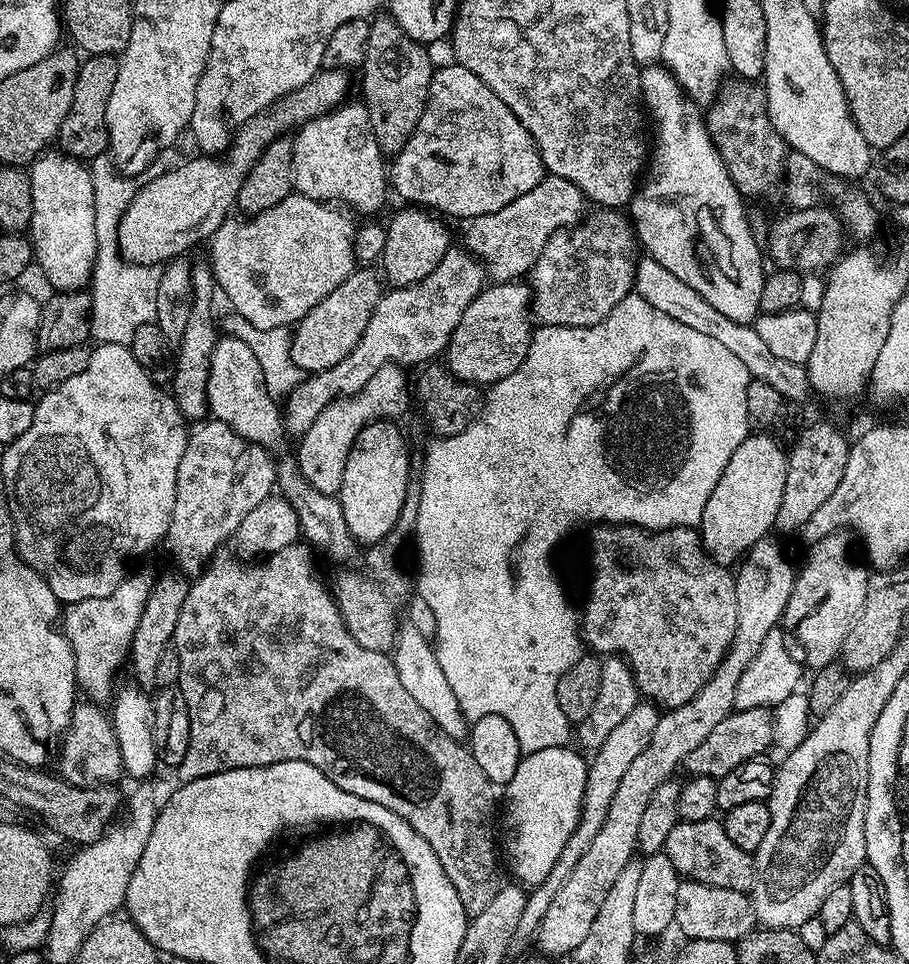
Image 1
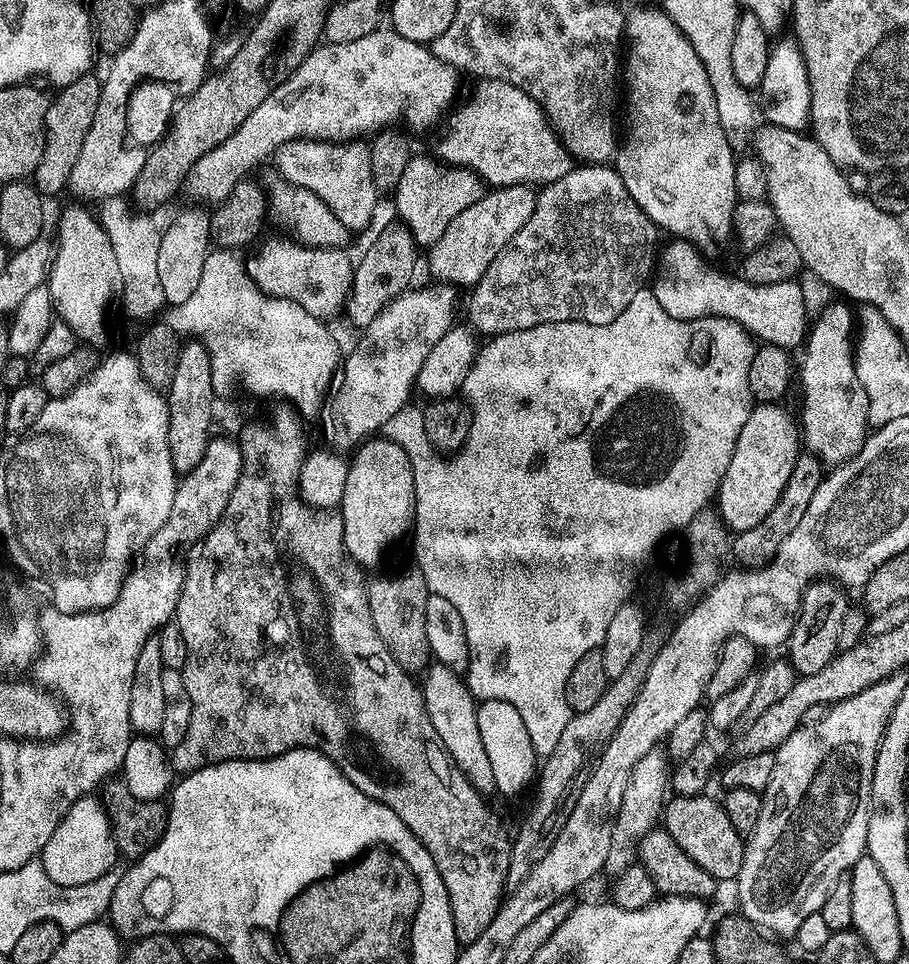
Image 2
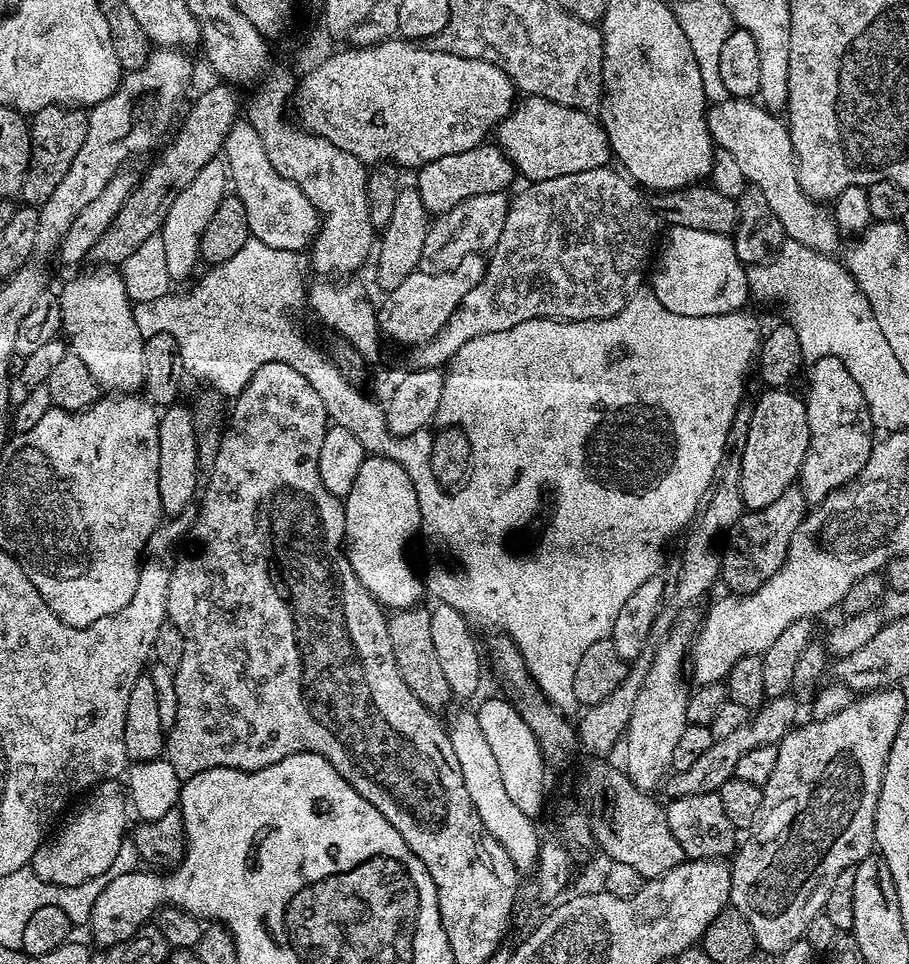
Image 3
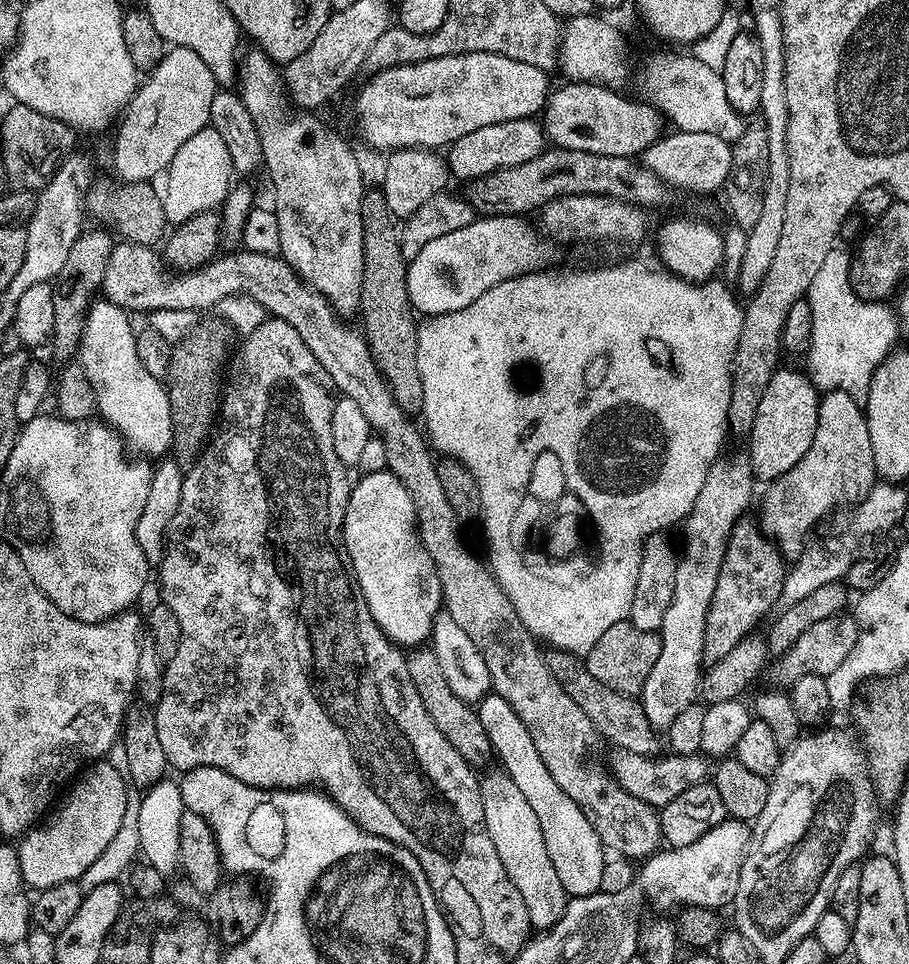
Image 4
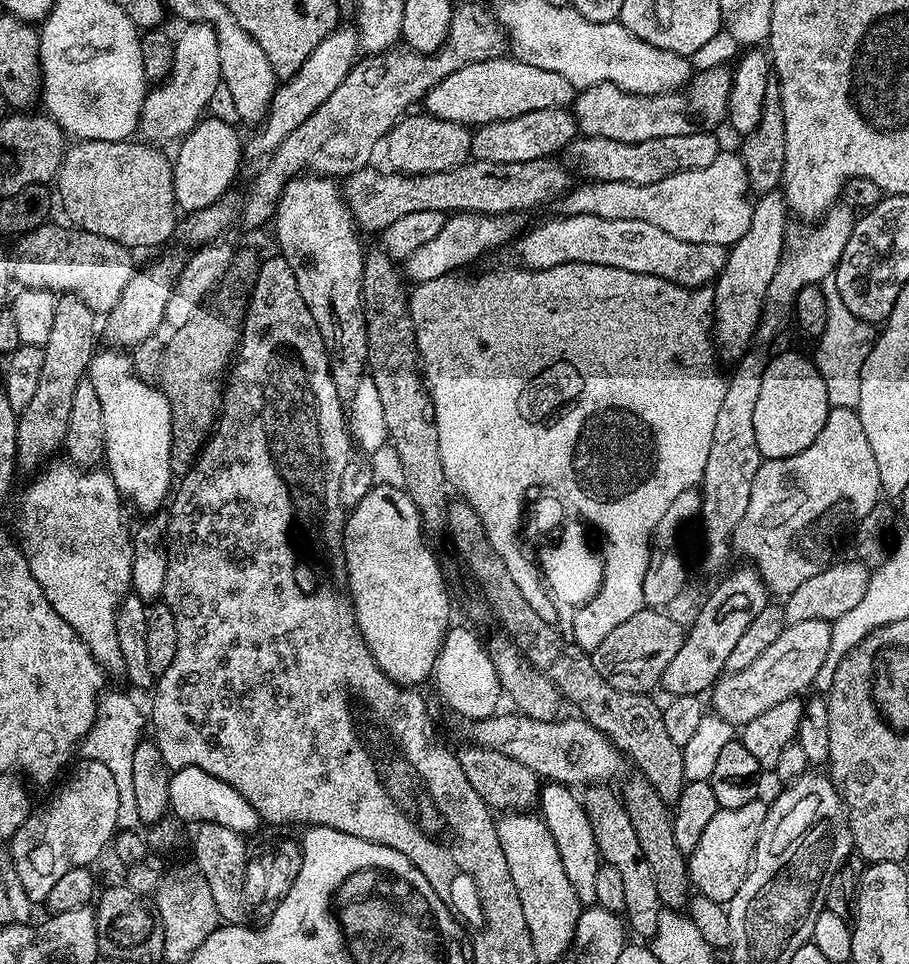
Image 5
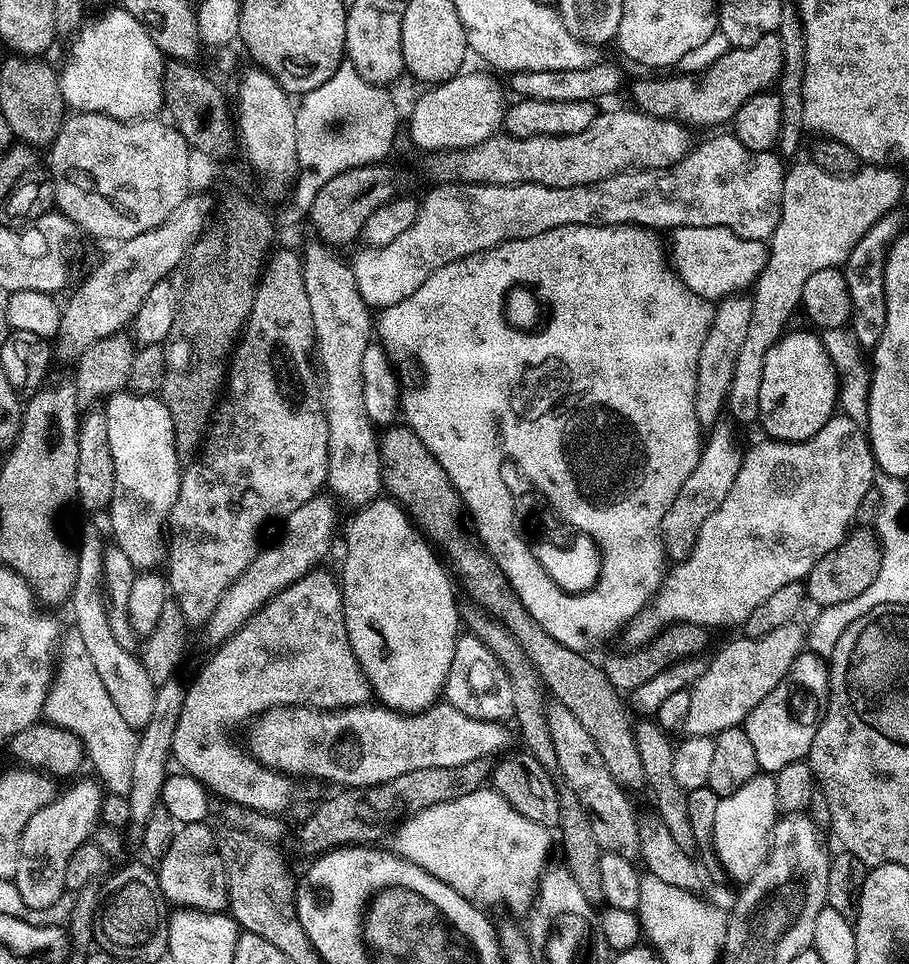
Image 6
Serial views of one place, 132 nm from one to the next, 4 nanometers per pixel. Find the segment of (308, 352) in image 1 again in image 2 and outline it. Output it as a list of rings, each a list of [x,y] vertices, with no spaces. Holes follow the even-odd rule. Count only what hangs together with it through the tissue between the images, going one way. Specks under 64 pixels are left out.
[[[395,227],[386,229],[369,246],[368,253],[361,260],[355,261],[352,270],[352,286],[348,289],[346,313],[348,312],[348,320],[356,330],[368,328],[370,322],[374,322],[378,314],[382,314],[384,307],[411,285],[408,283],[416,272],[417,245],[413,243],[412,236],[406,228]]]

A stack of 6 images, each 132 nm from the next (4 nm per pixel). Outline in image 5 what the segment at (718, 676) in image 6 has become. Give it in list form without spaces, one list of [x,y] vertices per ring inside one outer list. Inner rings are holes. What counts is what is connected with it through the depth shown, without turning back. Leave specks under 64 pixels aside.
[[[810,619],[805,622],[787,623],[777,640],[750,666],[746,666],[740,671],[725,673],[716,681],[710,690],[710,697],[712,696],[710,706],[713,713],[740,728],[749,724],[759,714],[770,710],[770,707],[776,706],[778,702],[797,697],[800,691],[806,687],[810,688],[815,683],[818,670],[821,669],[822,663],[829,654],[831,637],[832,627],[829,621]]]

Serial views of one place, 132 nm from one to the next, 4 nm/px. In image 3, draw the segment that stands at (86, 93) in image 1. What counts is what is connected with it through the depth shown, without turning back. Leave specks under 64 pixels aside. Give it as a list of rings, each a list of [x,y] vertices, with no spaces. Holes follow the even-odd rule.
[[[51,104],[42,110],[31,113],[32,153],[19,195],[19,199],[25,205],[45,204],[50,198],[50,194],[54,194],[58,182],[62,182],[62,178],[66,178],[66,170],[70,170],[70,162],[74,162],[74,157],[78,155],[82,142],[86,142],[87,129],[88,113],[80,106]]]

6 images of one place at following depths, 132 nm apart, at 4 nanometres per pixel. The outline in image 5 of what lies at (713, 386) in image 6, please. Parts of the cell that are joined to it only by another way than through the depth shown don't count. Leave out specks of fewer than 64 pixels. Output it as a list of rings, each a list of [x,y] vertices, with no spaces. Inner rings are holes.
[[[783,191],[768,192],[759,197],[752,205],[752,217],[750,218],[750,230],[738,238],[736,244],[728,248],[728,261],[720,275],[714,281],[712,292],[712,322],[714,325],[714,344],[720,347],[720,356],[724,360],[739,361],[740,357],[749,351],[748,343],[752,336],[757,335],[764,315],[764,306],[768,303],[768,291],[770,282],[774,278],[774,270],[778,270],[780,259],[786,251],[786,240],[784,244],[784,230],[789,218],[790,209],[784,201]]]

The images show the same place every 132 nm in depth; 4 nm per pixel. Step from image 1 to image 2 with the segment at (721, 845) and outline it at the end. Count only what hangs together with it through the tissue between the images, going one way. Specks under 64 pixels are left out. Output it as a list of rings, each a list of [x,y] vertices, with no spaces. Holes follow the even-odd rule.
[[[673,795],[664,805],[662,813],[662,827],[665,832],[686,850],[686,854],[706,874],[710,874],[717,882],[735,881],[742,870],[742,858],[744,857],[745,837],[730,826],[730,818],[726,818],[726,810],[719,799],[711,800],[711,795],[698,796]]]

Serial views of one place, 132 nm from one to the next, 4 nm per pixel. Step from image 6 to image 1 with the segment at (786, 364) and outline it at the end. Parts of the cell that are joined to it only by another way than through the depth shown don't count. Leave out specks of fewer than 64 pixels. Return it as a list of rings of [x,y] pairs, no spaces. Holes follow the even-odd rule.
[[[760,430],[755,434],[749,434],[742,442],[742,446],[734,450],[730,462],[726,462],[726,470],[722,470],[722,474],[718,476],[718,486],[714,486],[714,494],[710,494],[706,510],[702,510],[702,518],[698,525],[705,550],[718,563],[728,566],[731,565],[731,560],[739,561],[744,553],[749,552],[758,541],[765,539],[775,529],[778,506],[782,506],[782,489],[786,486],[788,469],[788,452],[780,447],[782,447],[781,441],[767,431]]]

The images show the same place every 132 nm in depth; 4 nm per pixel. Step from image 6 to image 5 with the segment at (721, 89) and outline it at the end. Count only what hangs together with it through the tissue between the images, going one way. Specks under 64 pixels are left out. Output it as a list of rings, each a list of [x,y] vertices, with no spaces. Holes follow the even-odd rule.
[[[717,66],[697,71],[686,84],[688,97],[680,96],[682,94],[679,91],[658,93],[656,96],[643,96],[642,94],[627,92],[626,89],[620,89],[619,86],[614,84],[595,84],[583,89],[574,101],[574,115],[577,129],[585,136],[610,138],[614,142],[630,142],[631,144],[634,142],[646,142],[654,138],[681,136],[690,131],[690,124],[687,124],[684,120],[680,120],[680,112],[686,111],[687,108],[690,115],[697,116],[704,123],[701,125],[723,125],[728,114],[728,99],[730,98],[730,90],[732,89],[732,74],[733,69],[728,66]]]

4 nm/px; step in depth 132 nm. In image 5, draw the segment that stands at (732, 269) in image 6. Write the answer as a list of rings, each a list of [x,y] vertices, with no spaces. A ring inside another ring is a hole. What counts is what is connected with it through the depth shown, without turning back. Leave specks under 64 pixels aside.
[[[562,214],[558,218],[558,220],[544,220],[541,224],[534,225],[533,228],[531,225],[515,241],[516,256],[521,260],[519,263],[525,269],[546,270],[563,264],[597,264],[618,270],[630,270],[634,274],[657,276],[674,282],[680,288],[700,290],[715,281],[728,261],[728,248],[725,245],[682,242],[682,238],[674,238],[674,234],[666,234],[666,230],[662,230],[658,226],[650,226],[650,222],[638,222],[634,218],[614,218],[613,220],[594,218],[594,214],[578,214],[577,216]]]

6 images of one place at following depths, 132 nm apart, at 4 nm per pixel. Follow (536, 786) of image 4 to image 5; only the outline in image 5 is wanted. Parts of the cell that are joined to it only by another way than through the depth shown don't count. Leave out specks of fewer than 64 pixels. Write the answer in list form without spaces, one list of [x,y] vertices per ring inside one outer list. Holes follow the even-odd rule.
[[[545,783],[540,789],[538,812],[552,835],[554,846],[558,848],[562,870],[566,870],[566,878],[572,880],[574,894],[579,898],[581,905],[595,905],[594,878],[602,861],[594,830],[590,826],[590,818],[586,818],[586,810],[580,805],[579,795],[567,784]]]

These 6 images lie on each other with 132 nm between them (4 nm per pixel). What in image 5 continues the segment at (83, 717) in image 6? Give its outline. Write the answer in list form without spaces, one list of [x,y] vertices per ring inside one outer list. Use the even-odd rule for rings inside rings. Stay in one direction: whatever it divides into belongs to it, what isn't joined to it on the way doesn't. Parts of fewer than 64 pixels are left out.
[[[109,691],[103,695],[103,698],[97,703],[97,720],[92,724],[92,728],[81,741],[80,752],[85,755],[85,759],[96,760],[102,762],[104,766],[109,767],[110,772],[114,777],[114,782],[117,783],[118,789],[118,822],[119,829],[137,829],[141,823],[138,818],[138,802],[135,801],[134,789],[134,753],[137,746],[143,739],[144,724],[146,728],[146,718],[142,716],[141,710],[132,703],[131,698],[120,692]]]

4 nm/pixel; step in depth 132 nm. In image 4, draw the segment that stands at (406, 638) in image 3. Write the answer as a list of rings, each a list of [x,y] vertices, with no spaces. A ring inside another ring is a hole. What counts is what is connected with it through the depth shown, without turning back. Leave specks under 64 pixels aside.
[[[417,647],[407,657],[406,663],[410,670],[410,682],[414,682],[414,690],[418,690],[418,698],[422,698],[422,706],[426,706],[426,714],[434,718],[434,726],[442,730],[446,742],[450,742],[450,746],[454,746],[454,750],[462,754],[462,758],[472,769],[483,769],[485,767],[483,764],[488,759],[491,761],[494,753],[486,738],[486,730],[482,726],[479,711],[473,705],[462,702],[462,698],[458,698],[458,694],[450,690],[450,685],[447,684],[446,677],[442,674],[442,666],[438,666],[438,658],[432,652],[431,647]]]

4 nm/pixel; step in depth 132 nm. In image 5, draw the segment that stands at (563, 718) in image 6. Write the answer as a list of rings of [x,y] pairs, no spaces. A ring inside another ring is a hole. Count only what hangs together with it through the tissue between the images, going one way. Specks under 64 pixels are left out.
[[[600,782],[589,783],[579,793],[580,805],[586,810],[586,818],[590,818],[601,861],[614,866],[614,870],[618,870],[618,875],[622,877],[626,889],[623,915],[626,917],[627,927],[631,931],[633,928],[640,936],[651,938],[655,934],[656,922],[662,911],[654,870],[650,870],[650,862],[646,862],[642,846],[638,846],[638,834],[634,834],[634,826],[630,826],[623,799],[617,793],[615,796],[608,788],[611,787]]]

